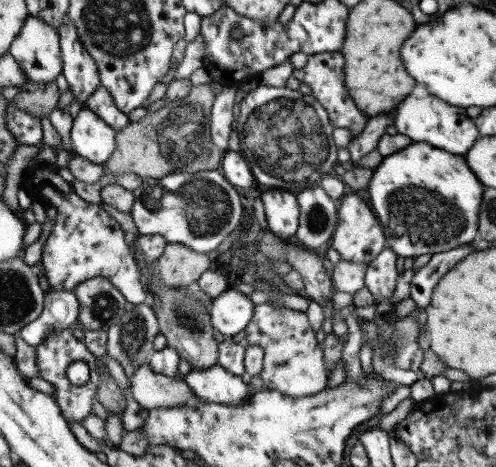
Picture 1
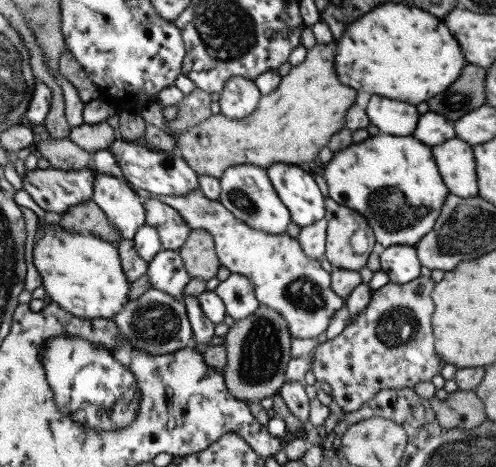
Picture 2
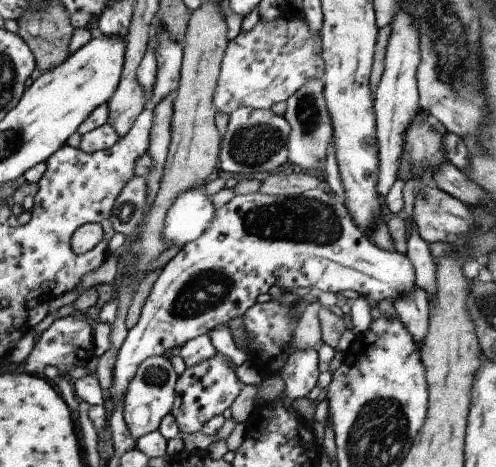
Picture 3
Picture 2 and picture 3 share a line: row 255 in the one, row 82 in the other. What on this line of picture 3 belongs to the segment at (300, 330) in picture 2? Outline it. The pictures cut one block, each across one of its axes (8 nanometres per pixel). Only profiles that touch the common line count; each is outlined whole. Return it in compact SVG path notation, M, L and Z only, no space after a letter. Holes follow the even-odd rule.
M285 14L281 22L275 22L275 26L267 24L265 20L259 20L259 24L251 32L239 34L235 40L231 40L227 48L227 56L223 60L223 72L219 78L219 88L215 92L217 112L233 116L239 108L269 110L281 100L289 102L289 98L295 96L305 86L307 80L321 78L325 74L325 62L323 62L321 52L323 52L321 36L311 34L305 18L299 18L295 14Z

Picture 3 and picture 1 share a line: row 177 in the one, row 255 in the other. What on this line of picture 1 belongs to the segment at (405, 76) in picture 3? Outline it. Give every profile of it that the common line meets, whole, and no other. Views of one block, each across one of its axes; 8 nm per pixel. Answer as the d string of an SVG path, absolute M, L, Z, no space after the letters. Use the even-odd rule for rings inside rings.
M385 248L381 254L377 254L365 270L365 288L379 300L389 298L395 284L397 284L397 268L395 268L397 254L389 248Z

